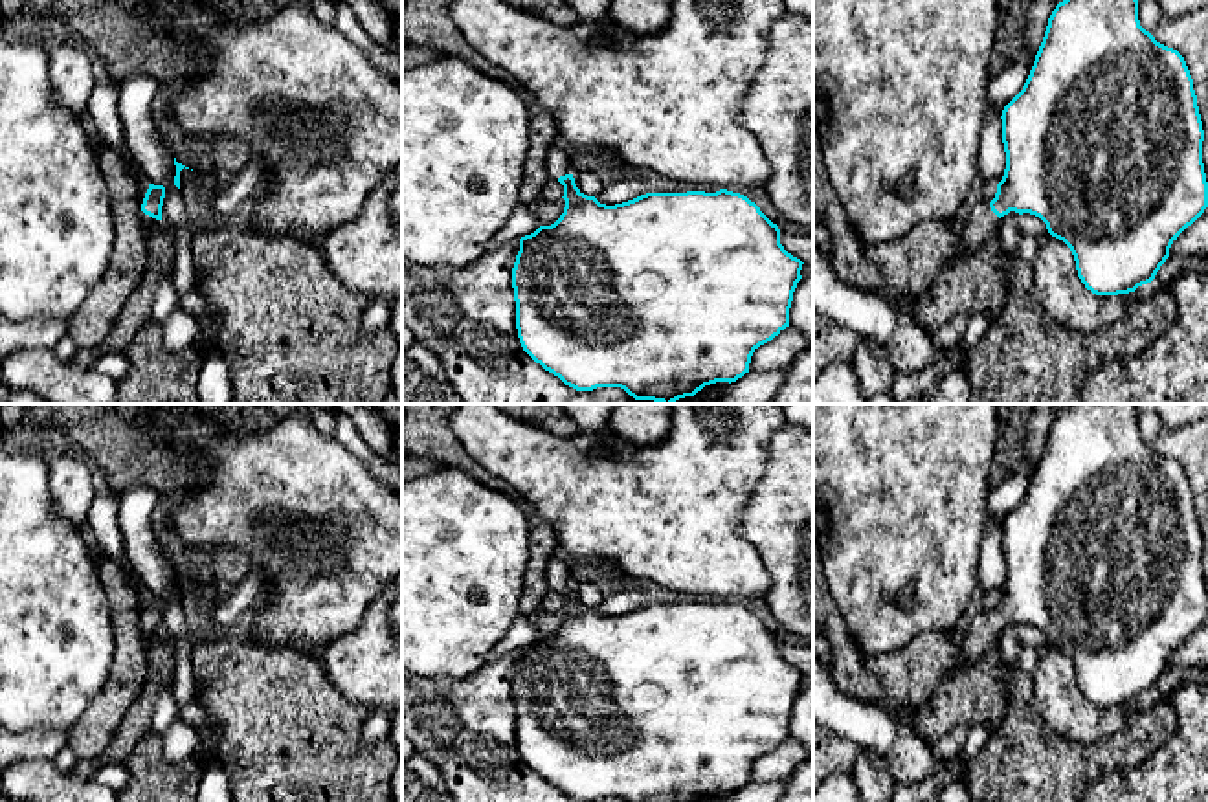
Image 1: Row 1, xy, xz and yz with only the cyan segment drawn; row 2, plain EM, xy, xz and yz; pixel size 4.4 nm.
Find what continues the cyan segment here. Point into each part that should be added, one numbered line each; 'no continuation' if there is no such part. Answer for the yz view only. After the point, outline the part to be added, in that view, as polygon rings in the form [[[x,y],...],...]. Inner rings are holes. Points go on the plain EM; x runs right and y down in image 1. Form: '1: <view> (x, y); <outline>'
1: yz (983, 632); [[[977,615],[956,648],[955,666],[949,675],[962,672],[969,661],[977,659],[990,642],[997,640],[999,631],[990,615]]]

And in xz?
1: xz (559, 575); [[[554,556],[547,563],[547,576],[554,589],[573,585],[569,567]]]

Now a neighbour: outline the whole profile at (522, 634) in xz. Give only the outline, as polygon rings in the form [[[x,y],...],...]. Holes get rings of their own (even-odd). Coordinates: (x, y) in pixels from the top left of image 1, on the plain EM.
[[[534,613],[518,615],[510,631],[492,650],[488,661],[516,653],[521,648],[534,644],[542,637],[538,628],[532,624],[532,615]]]

